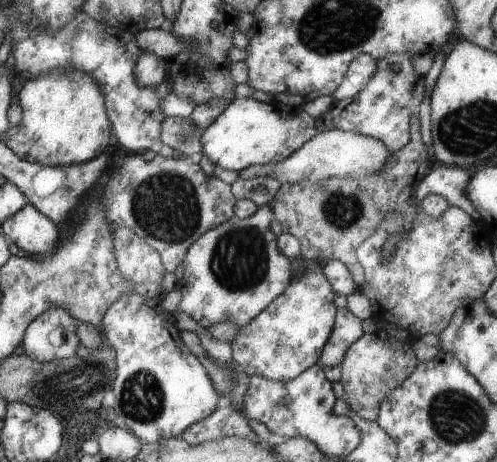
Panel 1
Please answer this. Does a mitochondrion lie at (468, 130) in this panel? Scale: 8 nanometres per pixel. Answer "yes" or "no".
yes

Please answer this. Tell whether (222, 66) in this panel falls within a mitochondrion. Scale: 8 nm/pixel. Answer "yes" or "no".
no

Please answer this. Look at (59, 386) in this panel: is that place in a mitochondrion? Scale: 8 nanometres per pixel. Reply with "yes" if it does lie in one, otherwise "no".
yes

